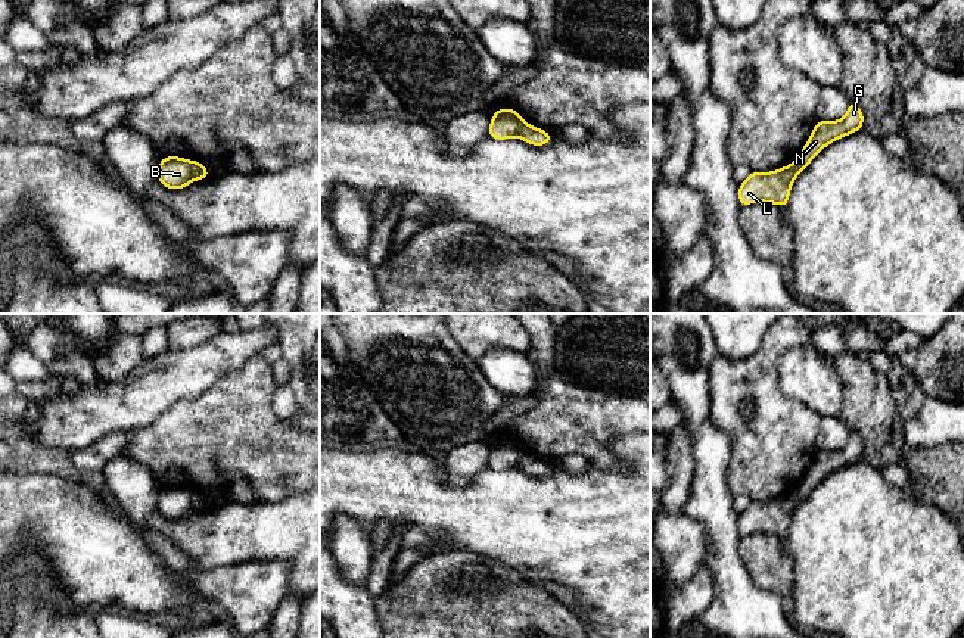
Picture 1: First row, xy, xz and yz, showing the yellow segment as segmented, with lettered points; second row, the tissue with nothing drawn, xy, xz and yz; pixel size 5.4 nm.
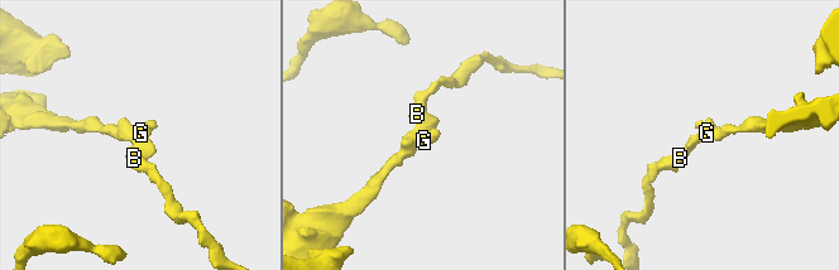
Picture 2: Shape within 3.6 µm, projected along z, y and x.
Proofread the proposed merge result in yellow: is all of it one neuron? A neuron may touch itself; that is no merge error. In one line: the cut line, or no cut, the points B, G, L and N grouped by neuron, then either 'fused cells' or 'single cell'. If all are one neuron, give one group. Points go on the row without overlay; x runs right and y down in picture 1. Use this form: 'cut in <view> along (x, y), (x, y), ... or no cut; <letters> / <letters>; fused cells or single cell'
cut in xy along (190, 492), (195, 509); B L / G N; fused cells

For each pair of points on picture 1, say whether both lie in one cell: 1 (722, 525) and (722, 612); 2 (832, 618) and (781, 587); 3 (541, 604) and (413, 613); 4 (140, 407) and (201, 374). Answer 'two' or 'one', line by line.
1: one
2: two
3: one
4: one

